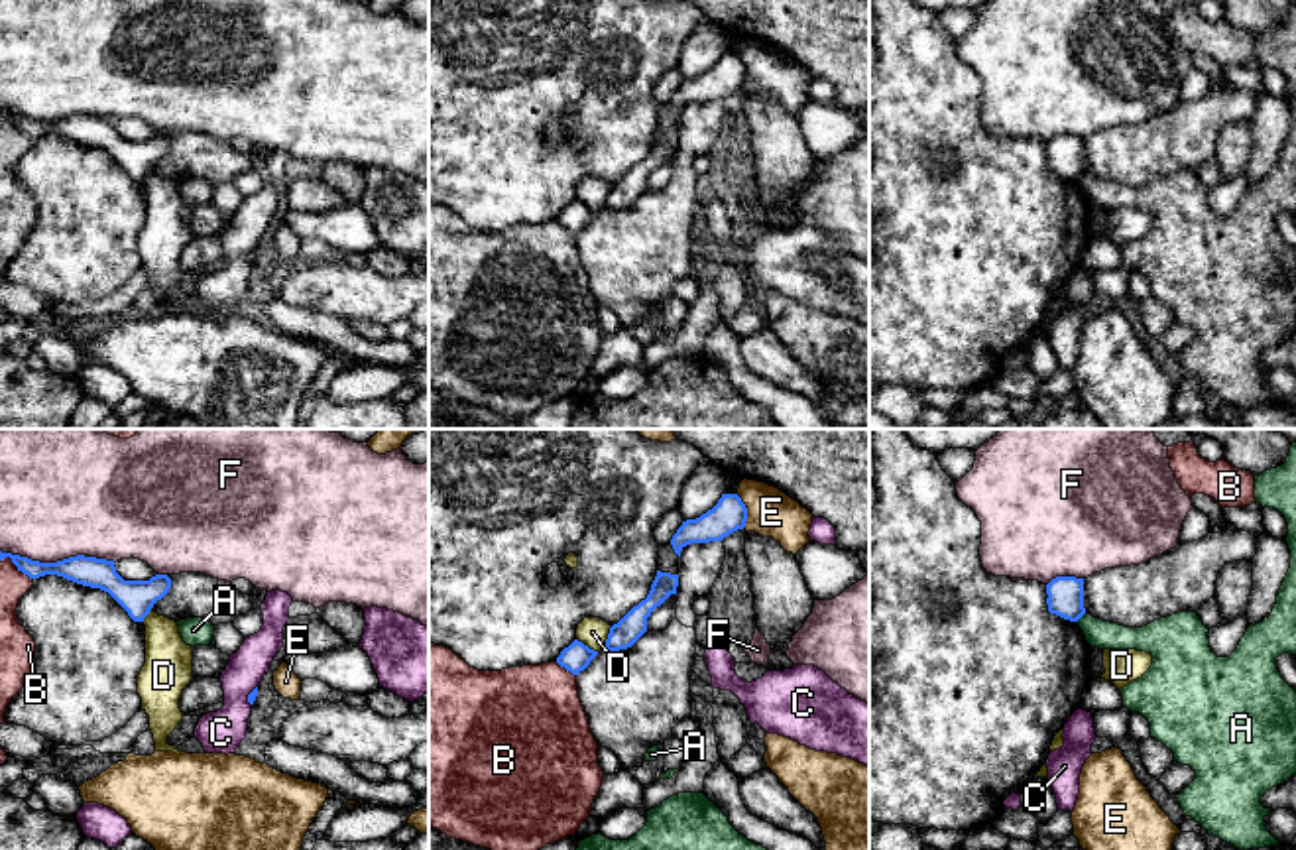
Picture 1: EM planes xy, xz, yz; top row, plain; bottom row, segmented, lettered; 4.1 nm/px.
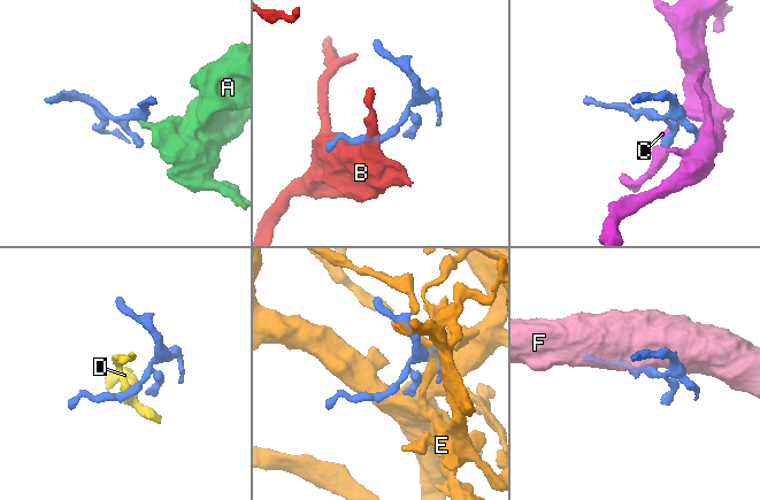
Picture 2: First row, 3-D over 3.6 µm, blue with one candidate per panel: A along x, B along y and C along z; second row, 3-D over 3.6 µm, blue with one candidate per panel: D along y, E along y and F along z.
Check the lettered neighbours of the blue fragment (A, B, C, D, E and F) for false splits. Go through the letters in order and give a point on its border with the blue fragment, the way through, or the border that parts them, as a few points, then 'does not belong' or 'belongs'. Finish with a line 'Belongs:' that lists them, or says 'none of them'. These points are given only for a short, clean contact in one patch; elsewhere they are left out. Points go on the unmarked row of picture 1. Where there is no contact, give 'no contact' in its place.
A: yz (1080, 176) | along yz (1086, 172), (1076, 182) | does not belong
B: xz (565, 227) | does not belong
C: xy (248, 254) | does not belong
D: xz (602, 209) | along xz (612, 185), (606, 203), (598, 211), (577, 199) | does not belong
E: xz (746, 69) | does not belong
F: xy (58, 121) | does not belong
Belongs: none of them

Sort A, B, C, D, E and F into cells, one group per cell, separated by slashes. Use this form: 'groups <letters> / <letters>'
groups A / B / C / D / E / F

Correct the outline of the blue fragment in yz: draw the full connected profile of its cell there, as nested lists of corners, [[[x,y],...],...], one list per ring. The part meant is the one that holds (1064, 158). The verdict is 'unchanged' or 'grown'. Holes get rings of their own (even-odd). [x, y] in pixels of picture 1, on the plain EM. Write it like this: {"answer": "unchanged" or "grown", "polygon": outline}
{"answer": "unchanged", "polygon": [[[1056,136],[1046,144],[1048,171],[1078,181],[1084,173],[1084,138]]]}

